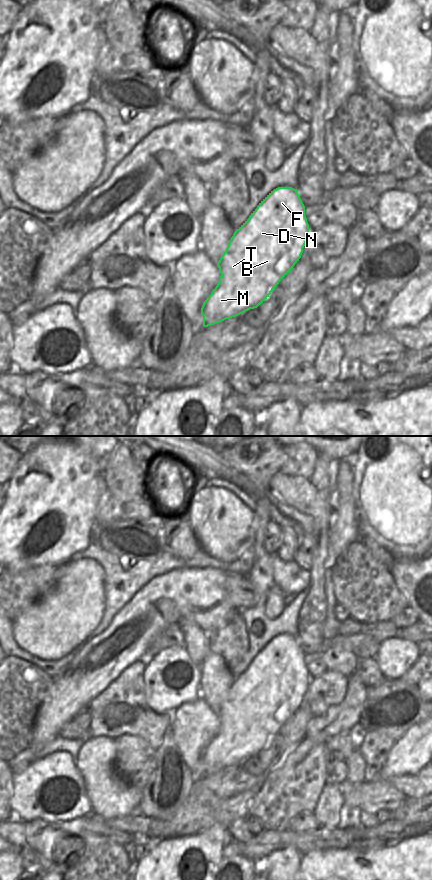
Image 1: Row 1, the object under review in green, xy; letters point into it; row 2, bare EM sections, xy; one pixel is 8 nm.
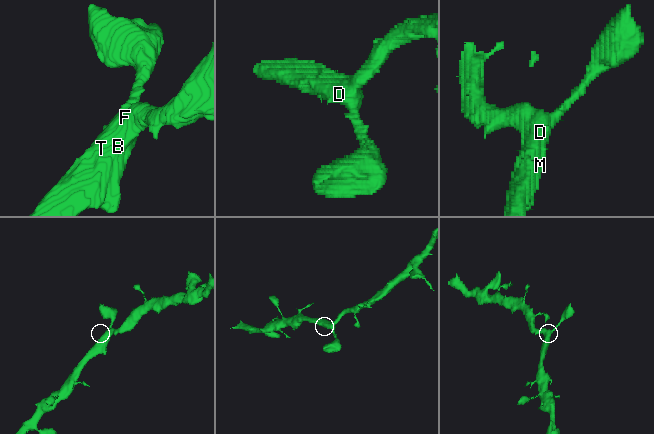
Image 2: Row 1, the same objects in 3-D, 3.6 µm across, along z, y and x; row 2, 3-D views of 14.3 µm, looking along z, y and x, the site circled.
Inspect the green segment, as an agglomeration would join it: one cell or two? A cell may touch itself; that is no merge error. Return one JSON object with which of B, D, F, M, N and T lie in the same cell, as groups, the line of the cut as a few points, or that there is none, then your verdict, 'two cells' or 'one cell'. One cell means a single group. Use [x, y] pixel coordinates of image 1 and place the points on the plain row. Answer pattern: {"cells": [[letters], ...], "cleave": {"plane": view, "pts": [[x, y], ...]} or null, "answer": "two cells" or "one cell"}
{"cells": [["B", "D", "F", "M", "N", "T"]], "cleave": null, "answer": "one cell"}

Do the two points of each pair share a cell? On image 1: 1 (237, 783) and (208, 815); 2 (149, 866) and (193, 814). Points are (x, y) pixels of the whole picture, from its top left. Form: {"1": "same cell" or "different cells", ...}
{"1": "different cells", "2": "different cells"}

